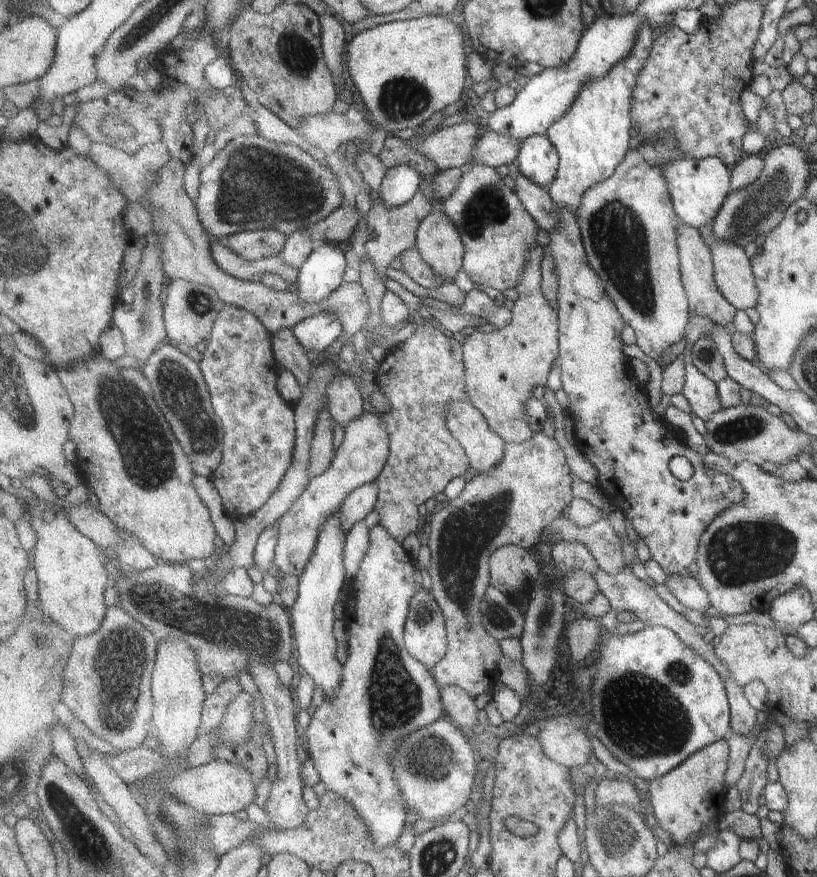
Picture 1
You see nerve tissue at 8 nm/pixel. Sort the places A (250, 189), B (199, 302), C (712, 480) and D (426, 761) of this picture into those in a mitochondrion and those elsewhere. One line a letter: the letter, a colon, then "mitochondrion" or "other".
A: mitochondrion
B: mitochondrion
C: other
D: mitochondrion

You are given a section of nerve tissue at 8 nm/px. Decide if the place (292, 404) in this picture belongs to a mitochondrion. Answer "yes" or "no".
no

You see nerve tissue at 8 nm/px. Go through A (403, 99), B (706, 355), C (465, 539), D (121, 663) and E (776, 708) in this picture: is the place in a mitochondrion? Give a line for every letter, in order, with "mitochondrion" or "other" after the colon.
A: mitochondrion
B: mitochondrion
C: mitochondrion
D: mitochondrion
E: other

